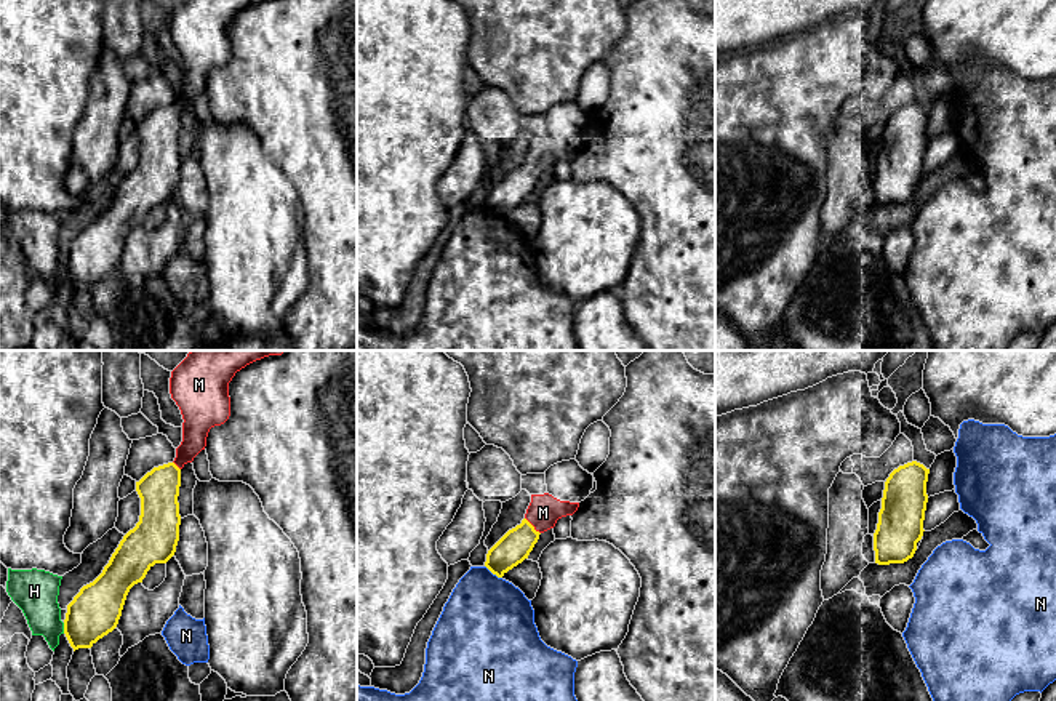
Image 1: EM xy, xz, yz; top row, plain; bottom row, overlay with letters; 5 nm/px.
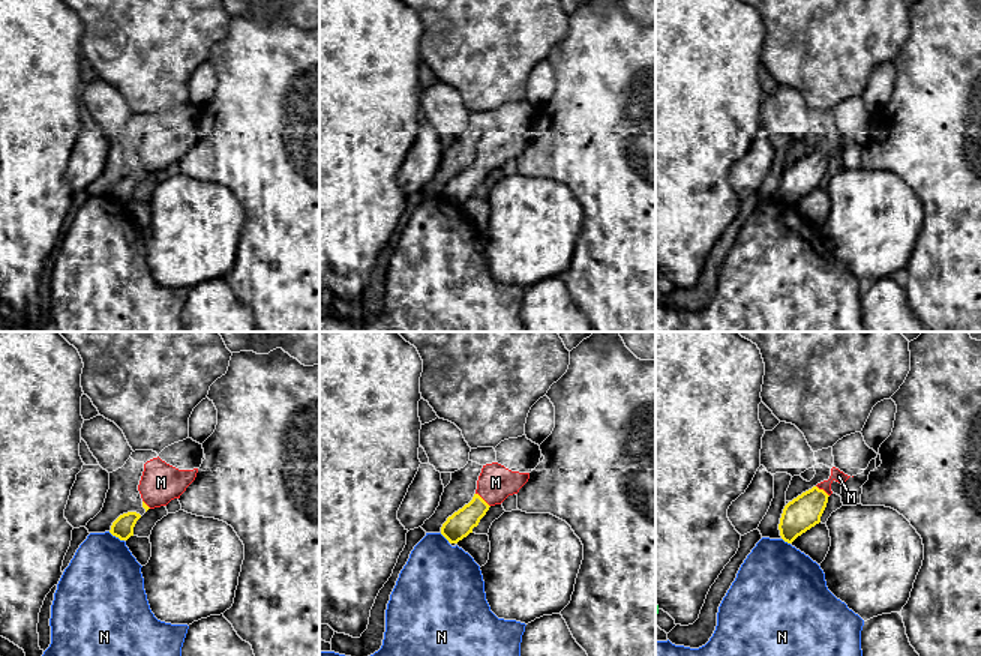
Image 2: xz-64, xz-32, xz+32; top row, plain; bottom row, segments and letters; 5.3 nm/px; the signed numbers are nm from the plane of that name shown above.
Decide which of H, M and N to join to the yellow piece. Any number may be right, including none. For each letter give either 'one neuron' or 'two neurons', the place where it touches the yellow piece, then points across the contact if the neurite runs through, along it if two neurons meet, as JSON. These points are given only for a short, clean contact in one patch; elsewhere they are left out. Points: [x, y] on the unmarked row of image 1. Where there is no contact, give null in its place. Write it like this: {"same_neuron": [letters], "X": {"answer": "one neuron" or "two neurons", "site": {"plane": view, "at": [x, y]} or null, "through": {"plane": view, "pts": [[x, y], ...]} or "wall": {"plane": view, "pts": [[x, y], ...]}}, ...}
{"same_neuron": ["M"], "H": {"answer": "two neurons", "site": {"plane": "xy", "at": [64, 269]}, "wall": {"plane": "xy", "pts": [[63, 264], [64, 274]]}}, "M": {"answer": "one neuron", "site": {"plane": "xz", "at": [532, 167]}, "through": {"plane": "xz", "pts": [[516, 186], [532, 167], [543, 154]]}}, "N": {"answer": "two neurons", "site": {"plane": "xz", "at": [493, 215]}}}

